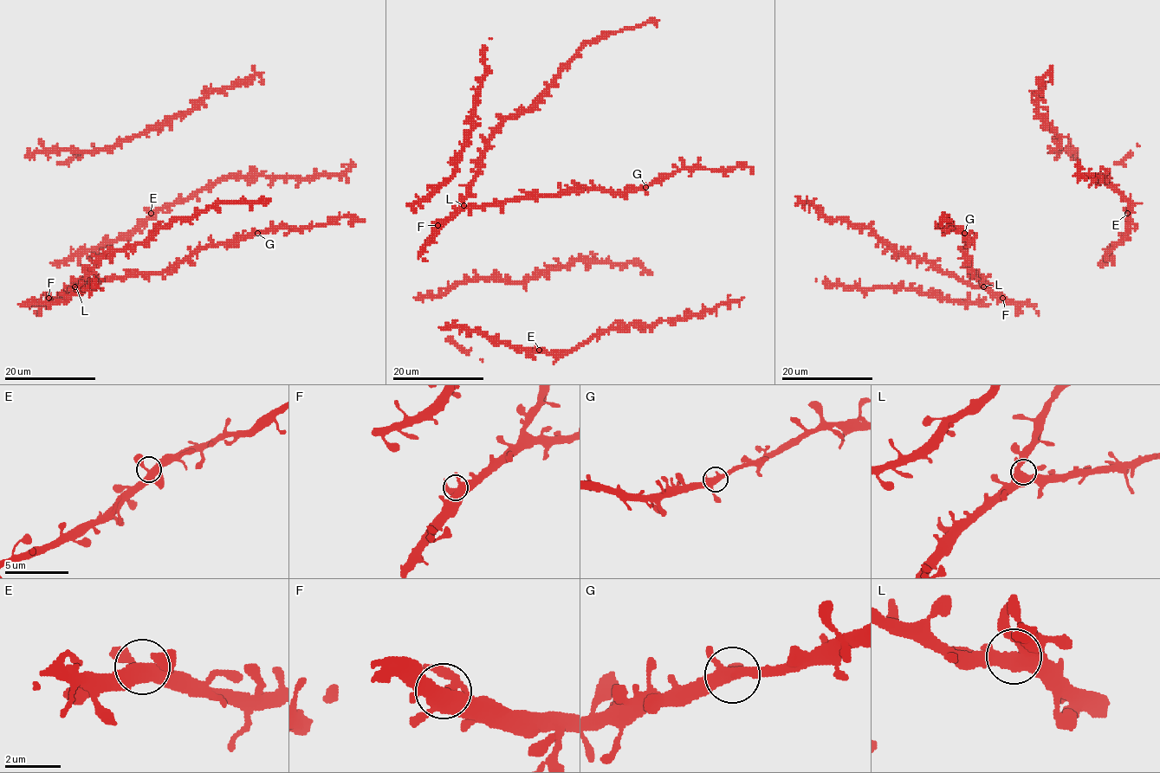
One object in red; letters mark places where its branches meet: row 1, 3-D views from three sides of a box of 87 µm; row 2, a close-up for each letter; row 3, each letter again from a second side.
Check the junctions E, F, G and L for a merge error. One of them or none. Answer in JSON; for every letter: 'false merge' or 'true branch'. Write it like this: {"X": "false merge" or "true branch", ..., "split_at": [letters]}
{"E": "true branch", "F": "true branch", "G": "true branch", "L": "true branch", "split_at": []}

